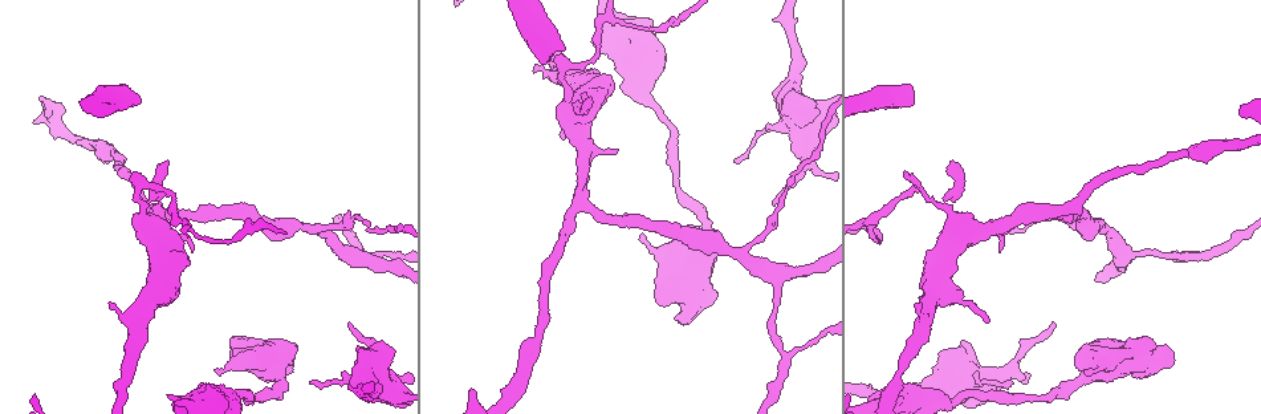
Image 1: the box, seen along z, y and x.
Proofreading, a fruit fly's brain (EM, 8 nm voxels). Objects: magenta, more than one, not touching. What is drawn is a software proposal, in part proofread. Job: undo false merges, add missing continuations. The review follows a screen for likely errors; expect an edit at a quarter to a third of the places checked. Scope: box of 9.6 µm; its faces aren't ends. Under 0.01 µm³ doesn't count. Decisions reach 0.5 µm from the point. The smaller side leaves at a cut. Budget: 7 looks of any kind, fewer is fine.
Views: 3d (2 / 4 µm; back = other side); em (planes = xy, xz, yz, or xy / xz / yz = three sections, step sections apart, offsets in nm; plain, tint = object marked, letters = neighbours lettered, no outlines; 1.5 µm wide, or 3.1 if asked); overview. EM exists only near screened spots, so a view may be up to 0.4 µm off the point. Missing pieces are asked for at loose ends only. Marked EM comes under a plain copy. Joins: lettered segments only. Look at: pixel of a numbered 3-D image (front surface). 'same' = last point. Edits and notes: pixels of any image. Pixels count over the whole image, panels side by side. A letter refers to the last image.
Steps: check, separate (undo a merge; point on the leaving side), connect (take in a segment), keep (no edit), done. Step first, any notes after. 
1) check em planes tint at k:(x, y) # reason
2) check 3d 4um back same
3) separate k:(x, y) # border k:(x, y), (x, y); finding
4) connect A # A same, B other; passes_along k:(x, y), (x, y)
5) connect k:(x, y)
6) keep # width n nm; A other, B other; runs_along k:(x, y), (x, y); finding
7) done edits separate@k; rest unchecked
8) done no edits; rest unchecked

check em planes letters at 1:(110, 303) # an open end

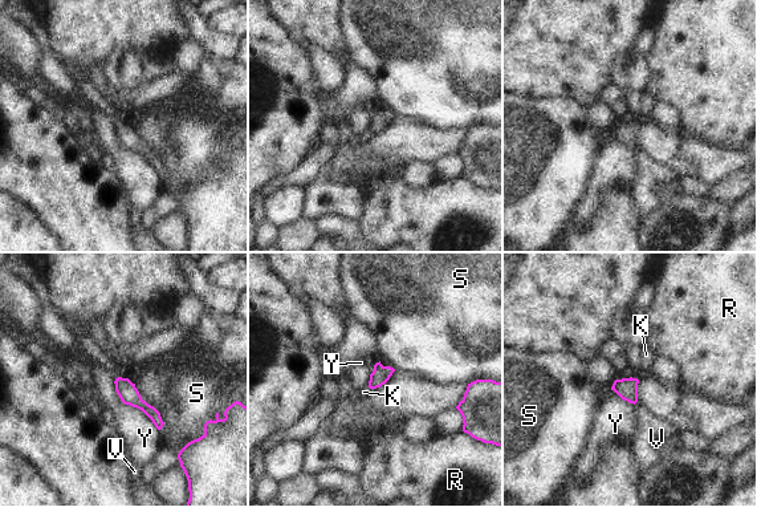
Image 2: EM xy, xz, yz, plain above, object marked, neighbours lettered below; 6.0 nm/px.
keep # longest_contact Y 400 nm; K other, R other, S other, V other, Y other; runs_along 2:(118, 381), (159, 424); none of them fits

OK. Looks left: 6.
check 3d 4um at 1:(214, 239) # thin neck

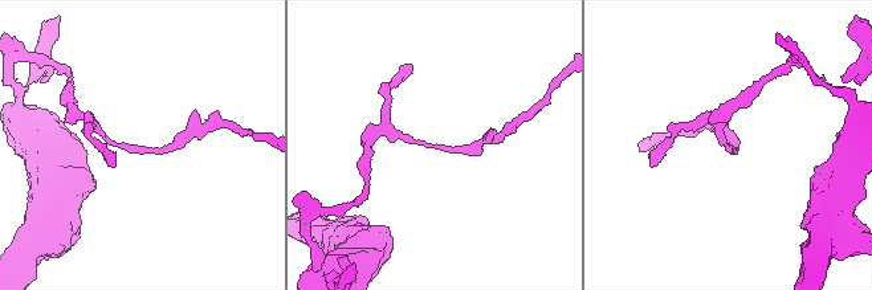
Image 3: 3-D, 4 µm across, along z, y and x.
check em xz step 4 tint at 3:(728, 150) # arm_widths 160, 170 nm

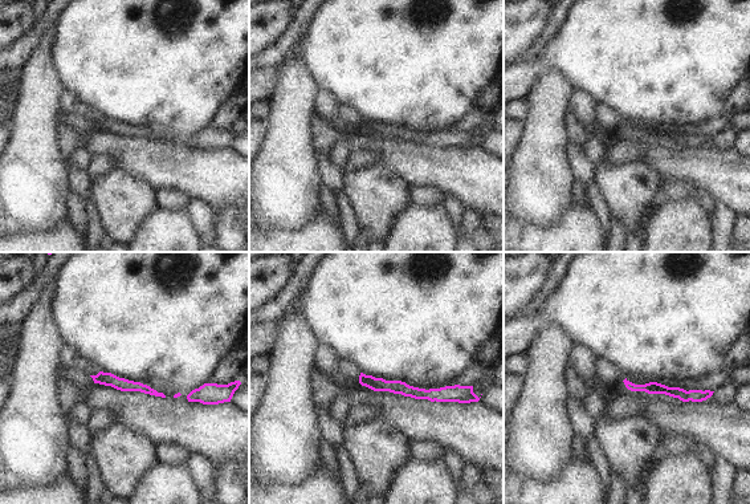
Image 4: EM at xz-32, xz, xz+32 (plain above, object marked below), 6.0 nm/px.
check em planes letters same # cut it another way

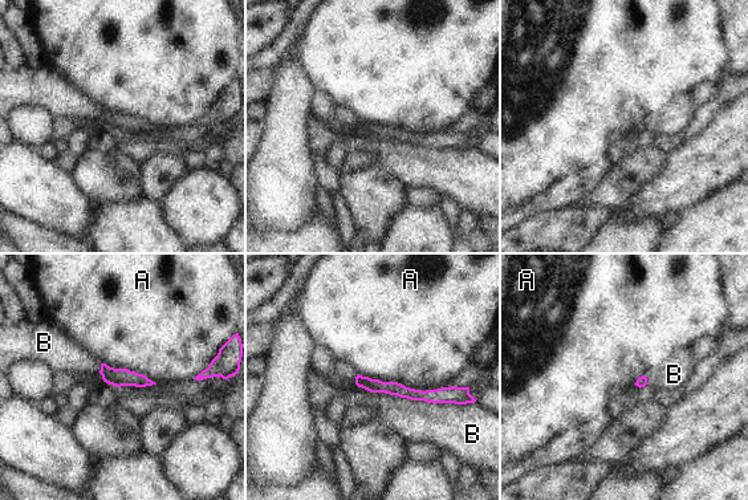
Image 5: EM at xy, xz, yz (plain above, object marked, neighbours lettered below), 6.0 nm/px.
keep # A other, B other; runs_along 5:(358, 379), (419, 395), (451, 395); continuous, no second cell

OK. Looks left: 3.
check 3d 2um at 1:(676, 318) # stops while still wide

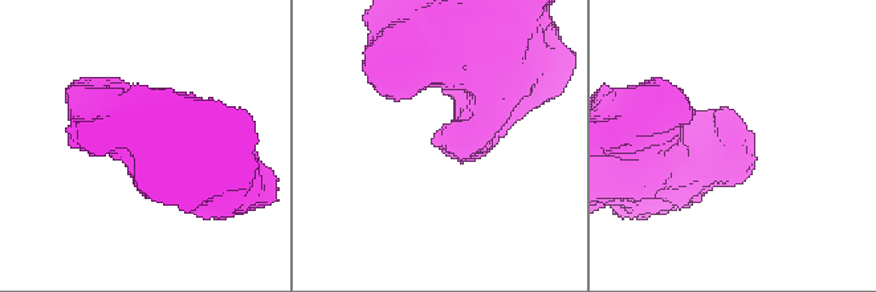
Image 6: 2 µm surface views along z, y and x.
check em planes tint at 6:(739, 153)

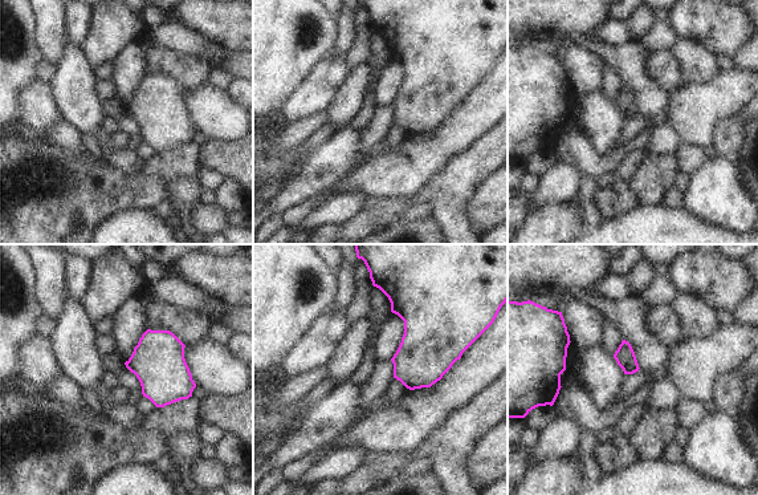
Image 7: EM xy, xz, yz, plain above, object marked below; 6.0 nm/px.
check em planes letters same # see the neighbours

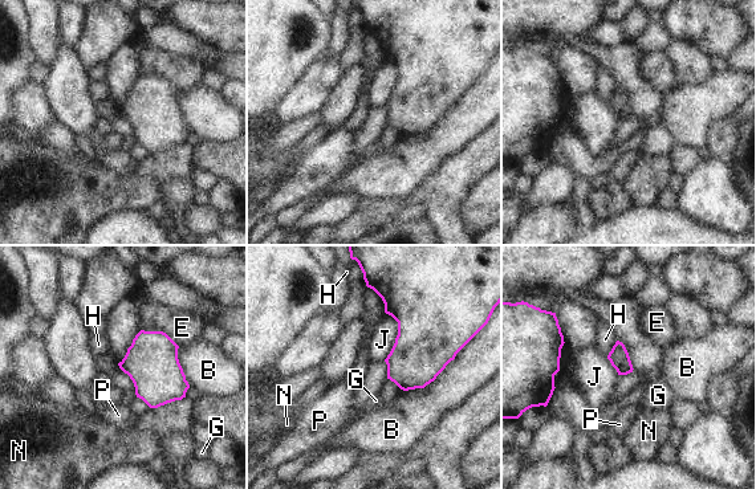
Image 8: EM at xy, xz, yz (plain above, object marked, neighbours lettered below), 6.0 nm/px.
keep # B other, E other, G other, H other, J other, N other, P other; border 8:(487, 324), (423, 388); no lettered segment goes on from it

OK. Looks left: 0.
done no edits; rest unchecked

